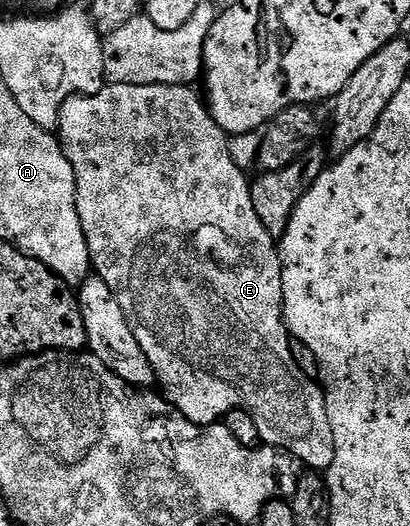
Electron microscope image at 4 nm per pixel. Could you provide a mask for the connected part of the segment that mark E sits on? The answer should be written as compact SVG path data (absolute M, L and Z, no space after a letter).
M117 84L104 85L102 90L98 90L95 94L84 94L65 100L65 104L59 113L59 129L57 137L65 156L69 160L69 164L73 164L73 172L75 173L75 203L77 204L77 212L81 220L81 228L85 232L85 240L87 247L91 253L91 264L94 273L105 280L105 284L109 284L109 288L115 293L115 298L121 304L121 308L125 312L125 320L129 324L129 328L133 332L133 336L137 336L137 344L141 344L141 348L145 352L148 362L155 369L155 379L164 398L172 404L175 409L182 412L188 420L199 426L216 425L221 419L224 419L228 412L238 409L244 409L251 413L253 420L257 423L260 441L271 447L272 449L280 449L284 453L288 453L292 458L298 460L304 467L310 468L315 472L325 472L333 464L333 456L335 455L335 445L333 444L333 428L329 428L329 416L327 415L327 397L322 389L322 385L315 381L310 375L301 372L291 355L292 337L287 333L287 323L283 321L283 262L279 259L279 247L277 239L269 232L265 232L265 224L261 224L261 219L257 216L256 210L253 208L253 196L251 195L251 182L248 175L234 163L230 155L229 136L217 124L217 120L213 120L210 109L202 97L199 98L194 94L195 91L191 86L134 86L133 84Z

